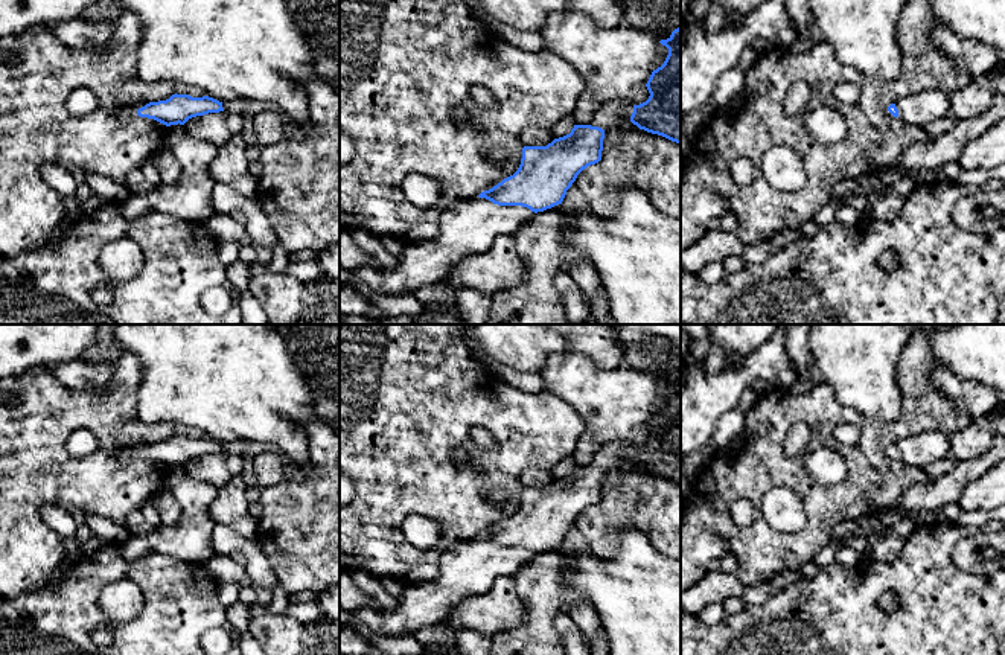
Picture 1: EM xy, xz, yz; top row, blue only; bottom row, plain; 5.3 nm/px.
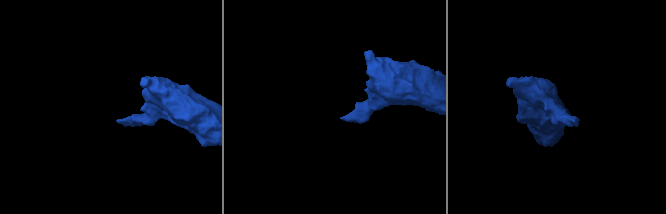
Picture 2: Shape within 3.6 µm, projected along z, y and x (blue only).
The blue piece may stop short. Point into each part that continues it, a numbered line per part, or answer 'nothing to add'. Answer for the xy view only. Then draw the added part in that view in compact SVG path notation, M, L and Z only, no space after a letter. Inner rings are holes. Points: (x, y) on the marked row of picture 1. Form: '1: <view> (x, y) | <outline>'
1: xy (131, 110) | M146 101L131 104L128 107L120 108L119 114L123 116L123 117L136 116L137 110L145 107L146 104L148 104Z

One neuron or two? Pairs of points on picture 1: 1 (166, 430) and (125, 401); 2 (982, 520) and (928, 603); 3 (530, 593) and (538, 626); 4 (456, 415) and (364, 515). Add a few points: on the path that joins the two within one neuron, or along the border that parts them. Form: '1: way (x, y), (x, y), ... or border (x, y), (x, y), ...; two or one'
1: way (153, 430), (137, 430), (125, 415); one
2: border (957, 521), (972, 530); two
3: way (538, 600), (538, 619); one
4: way (431, 439), (396, 474), (387, 491); one

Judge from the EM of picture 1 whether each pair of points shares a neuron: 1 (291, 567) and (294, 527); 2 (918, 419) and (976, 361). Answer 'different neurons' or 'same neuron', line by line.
1: same neuron
2: different neurons

